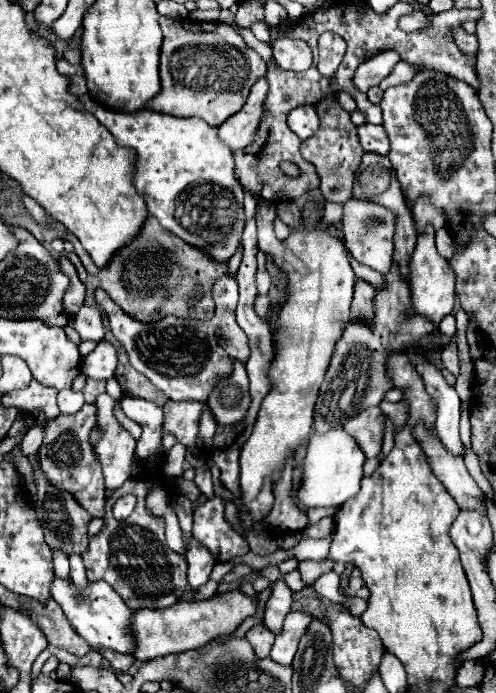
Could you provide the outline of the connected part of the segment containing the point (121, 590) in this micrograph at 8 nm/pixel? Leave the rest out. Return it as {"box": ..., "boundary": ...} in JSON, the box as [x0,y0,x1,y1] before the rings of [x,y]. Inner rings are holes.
{"box":[83,467,187,611],"boundary":[[[159,467],[158,471],[150,471],[152,477],[149,477],[149,471],[146,471],[139,477],[127,479],[119,489],[113,491],[105,505],[105,525],[97,535],[89,537],[89,547],[83,555],[87,579],[107,581],[133,611],[143,607],[169,607],[177,603],[187,589],[187,561],[183,555],[171,551],[171,547],[165,543],[165,519],[155,517],[145,503],[145,497],[151,491],[152,485],[161,483],[161,477],[164,478],[160,469],[163,467]],[[125,493],[133,493],[137,497],[137,507],[125,521],[117,521],[111,509],[113,503]]]}

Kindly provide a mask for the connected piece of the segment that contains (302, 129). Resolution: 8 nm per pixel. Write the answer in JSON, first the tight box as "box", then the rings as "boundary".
{"box":[287,105,319,139],"boundary":[[[301,105],[301,107],[295,107],[289,113],[287,123],[289,123],[291,131],[299,139],[307,139],[307,137],[311,137],[317,131],[317,127],[319,127],[319,115],[317,115],[313,105]]]}

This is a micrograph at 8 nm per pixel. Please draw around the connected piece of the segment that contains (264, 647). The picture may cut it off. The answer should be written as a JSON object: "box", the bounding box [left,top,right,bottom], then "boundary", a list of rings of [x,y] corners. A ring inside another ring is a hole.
{"box":[245,623,273,659],"boundary":[[[261,623],[261,625],[255,625],[251,627],[247,633],[245,633],[245,639],[251,643],[257,659],[265,659],[269,657],[269,651],[271,651],[271,645],[273,645],[273,633]]]}

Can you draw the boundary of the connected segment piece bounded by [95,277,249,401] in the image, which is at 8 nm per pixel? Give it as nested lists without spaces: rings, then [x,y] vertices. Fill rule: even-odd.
[[[231,277],[217,279],[217,283],[213,283],[211,295],[215,301],[215,315],[207,321],[167,315],[157,323],[137,323],[137,319],[129,319],[129,315],[125,315],[125,311],[121,311],[121,307],[117,307],[101,289],[95,289],[95,303],[107,313],[109,327],[115,339],[125,347],[133,369],[147,375],[147,379],[169,399],[207,401],[215,381],[229,375],[233,359],[245,363],[249,357],[247,337],[235,321],[235,307],[237,307],[235,279]],[[217,331],[225,331],[227,339],[225,343],[217,343]]]

